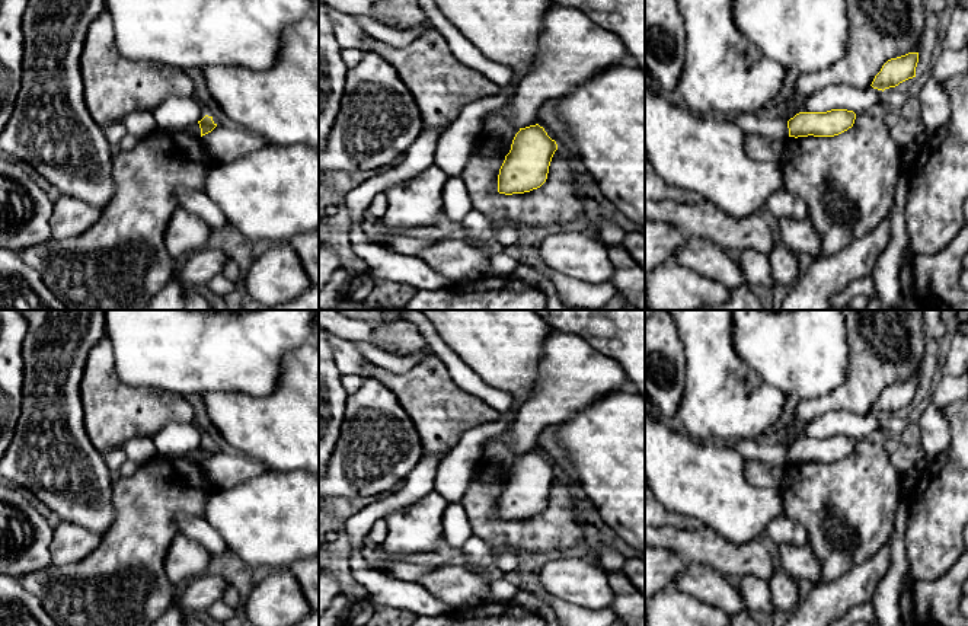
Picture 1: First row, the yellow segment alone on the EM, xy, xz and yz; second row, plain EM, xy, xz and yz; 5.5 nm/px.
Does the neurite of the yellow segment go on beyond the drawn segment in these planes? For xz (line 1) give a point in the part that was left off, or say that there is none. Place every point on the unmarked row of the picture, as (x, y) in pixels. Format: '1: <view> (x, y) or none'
1: none

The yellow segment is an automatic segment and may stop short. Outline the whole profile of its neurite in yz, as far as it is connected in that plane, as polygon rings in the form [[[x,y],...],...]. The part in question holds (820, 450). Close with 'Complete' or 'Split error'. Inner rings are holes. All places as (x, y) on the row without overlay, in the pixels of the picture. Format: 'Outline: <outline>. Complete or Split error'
Outline: [[[847,435],[799,438],[788,447],[789,463],[834,463],[853,453],[856,440]]]. Complete

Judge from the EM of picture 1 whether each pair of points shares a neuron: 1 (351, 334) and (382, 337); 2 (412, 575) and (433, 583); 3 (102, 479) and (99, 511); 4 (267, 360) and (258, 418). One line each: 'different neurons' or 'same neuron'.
1: different neurons
2: different neurons
3: same neuron
4: different neurons

